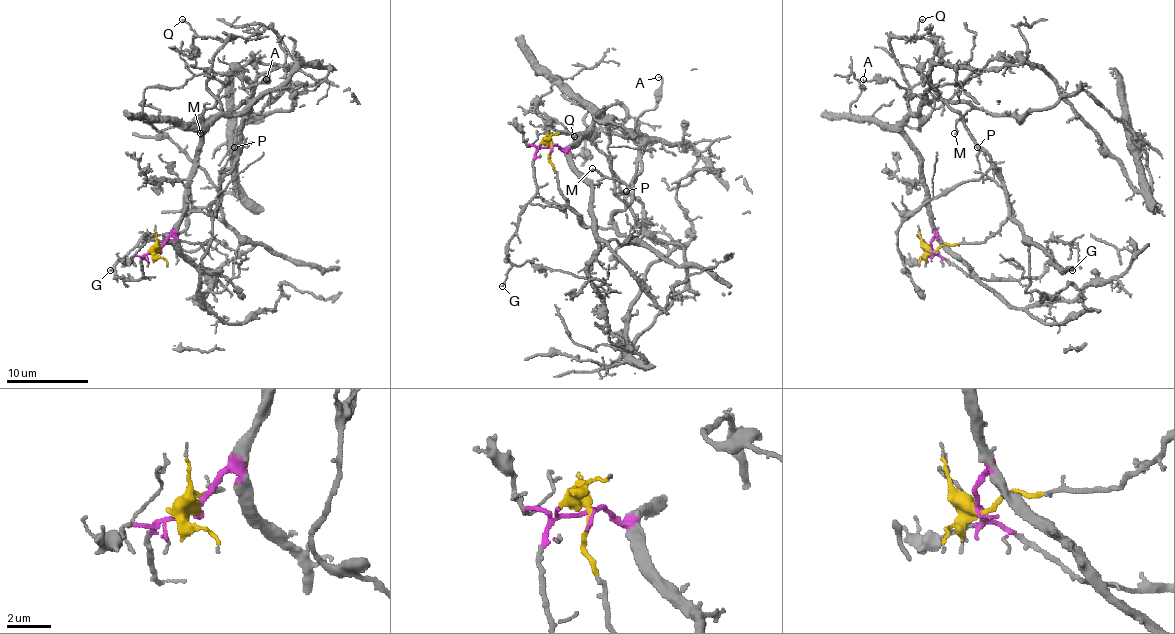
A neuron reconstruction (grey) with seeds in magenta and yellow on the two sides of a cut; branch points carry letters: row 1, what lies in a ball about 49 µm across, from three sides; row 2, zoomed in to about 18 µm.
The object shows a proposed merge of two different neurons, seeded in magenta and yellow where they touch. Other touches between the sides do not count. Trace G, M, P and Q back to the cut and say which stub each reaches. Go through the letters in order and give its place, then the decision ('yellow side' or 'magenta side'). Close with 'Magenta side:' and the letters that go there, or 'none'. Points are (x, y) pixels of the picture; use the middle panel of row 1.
G: place (502, 286); magenta side
M: place (592, 168); magenta side
P: place (626, 191); yellow side
Q: place (574, 136); magenta side
Magenta side: G, M, Q

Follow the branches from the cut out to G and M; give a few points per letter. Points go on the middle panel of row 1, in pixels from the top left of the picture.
G: (551, 146), (540, 148), (532, 163), (536, 196), (524, 208), (518, 231), (507, 245), (512, 268), (501, 286)
M: (551, 146), (565, 148), (586, 136), (598, 117), (606, 117), (639, 138), (637, 177), (629, 185), (592, 169)

